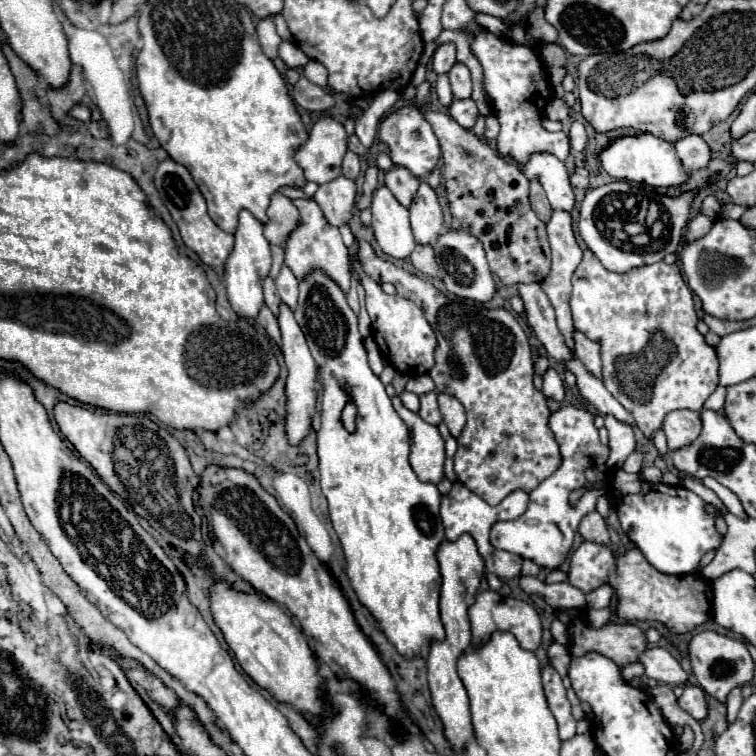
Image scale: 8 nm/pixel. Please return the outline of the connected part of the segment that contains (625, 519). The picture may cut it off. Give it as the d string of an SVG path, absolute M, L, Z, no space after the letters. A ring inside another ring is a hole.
M670 488L666 494L650 490L644 496L624 496L616 510L622 530L642 550L644 558L664 574L676 574L676 566L690 566L690 558L698 558L698 554L704 556L708 550L718 548L722 540L714 528L716 508L686 488Z

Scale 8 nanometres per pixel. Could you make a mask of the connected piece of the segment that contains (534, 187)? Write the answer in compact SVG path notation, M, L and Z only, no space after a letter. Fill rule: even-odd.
M530 180L530 206L532 210L536 212L536 216L548 224L550 222L550 214L552 214L552 208L548 204L548 198L544 194L544 188L538 180Z

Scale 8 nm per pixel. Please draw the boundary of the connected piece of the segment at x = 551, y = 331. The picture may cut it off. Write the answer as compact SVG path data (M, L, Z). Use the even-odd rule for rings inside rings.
M536 282L518 284L518 294L520 294L522 302L524 302L528 324L532 326L532 330L540 338L540 342L546 348L548 356L552 356L558 362L568 360L568 356L572 356L572 354L566 348L564 338L560 336L560 332L556 328L554 308L552 308L548 296L542 292L540 284L536 284Z

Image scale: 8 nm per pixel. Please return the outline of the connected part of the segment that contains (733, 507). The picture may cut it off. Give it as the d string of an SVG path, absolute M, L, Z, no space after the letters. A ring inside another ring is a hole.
M704 478L702 484L704 484L706 488L710 488L712 492L716 492L716 496L724 502L724 506L726 506L734 516L738 516L738 518L742 518L742 520L748 518L748 514L744 512L742 504L740 504L740 500L738 500L738 496L736 496L734 492L730 492L728 488L724 488L720 482L716 482L716 480L712 480L712 478Z

